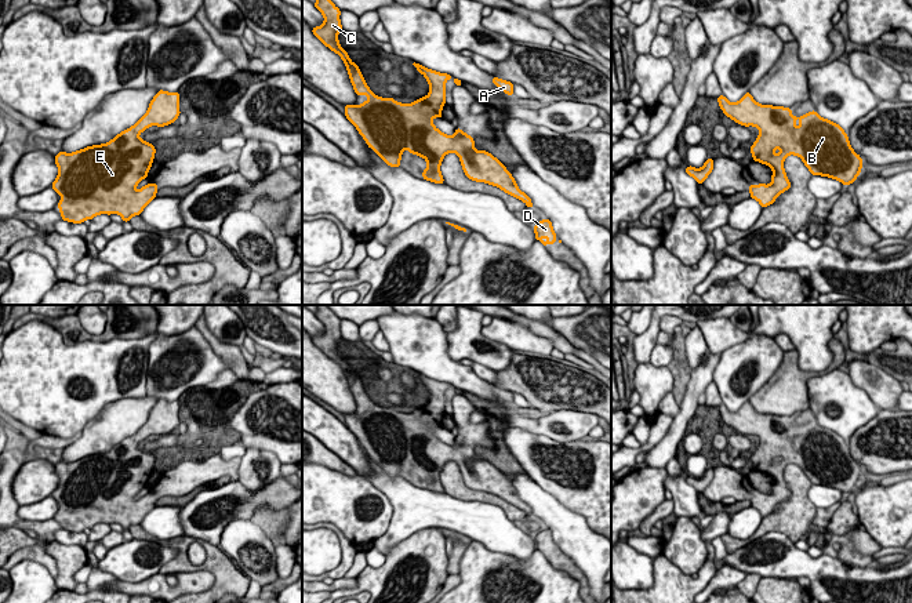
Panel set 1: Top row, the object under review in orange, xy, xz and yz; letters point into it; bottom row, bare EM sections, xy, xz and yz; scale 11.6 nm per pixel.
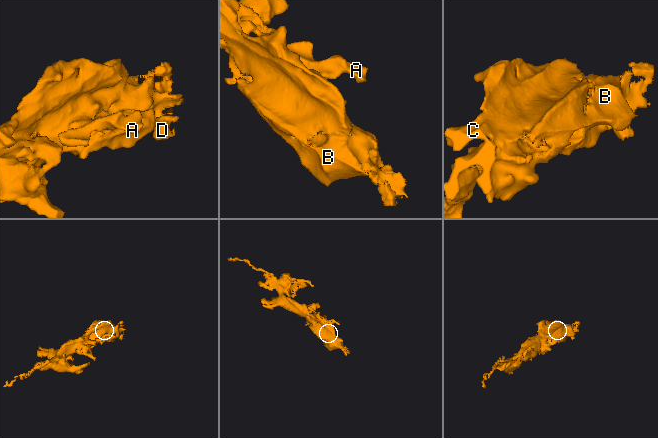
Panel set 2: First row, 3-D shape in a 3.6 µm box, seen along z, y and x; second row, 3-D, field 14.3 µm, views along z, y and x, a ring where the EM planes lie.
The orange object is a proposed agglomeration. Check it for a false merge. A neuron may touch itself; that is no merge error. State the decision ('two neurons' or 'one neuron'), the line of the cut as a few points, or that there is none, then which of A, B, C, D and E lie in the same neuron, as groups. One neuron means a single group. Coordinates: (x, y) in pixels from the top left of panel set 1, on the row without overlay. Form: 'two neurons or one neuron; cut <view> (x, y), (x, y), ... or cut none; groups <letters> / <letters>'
one neuron; cut none; groups A B C D E

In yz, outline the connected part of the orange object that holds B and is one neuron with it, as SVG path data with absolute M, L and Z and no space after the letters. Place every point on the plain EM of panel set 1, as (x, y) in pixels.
M749 400L735 413L724 404L716 408L735 432L759 437L751 462L755 471L773 479L773 486L770 494L749 494L749 502L763 517L791 497L784 479L789 464L799 465L811 484L829 486L844 495L860 484L862 468L853 459L844 439L815 419L796 426L791 417L757 413Z

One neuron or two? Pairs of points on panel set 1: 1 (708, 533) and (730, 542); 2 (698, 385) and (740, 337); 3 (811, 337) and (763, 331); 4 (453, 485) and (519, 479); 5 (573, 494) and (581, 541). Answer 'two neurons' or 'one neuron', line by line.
1: two neurons
2: two neurons
3: one neuron
4: two neurons
5: two neurons

